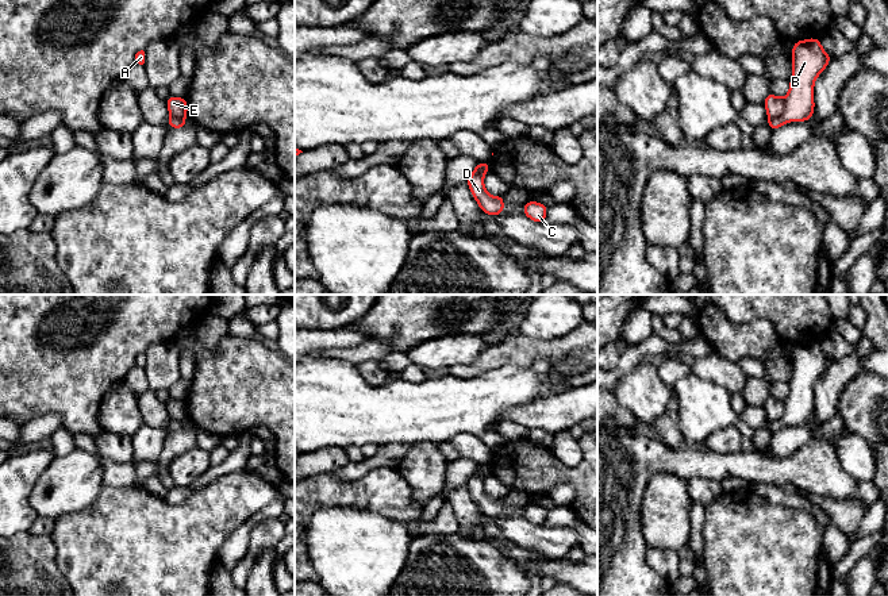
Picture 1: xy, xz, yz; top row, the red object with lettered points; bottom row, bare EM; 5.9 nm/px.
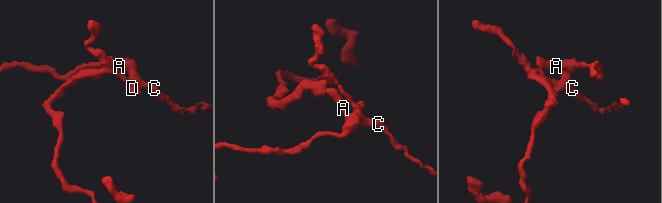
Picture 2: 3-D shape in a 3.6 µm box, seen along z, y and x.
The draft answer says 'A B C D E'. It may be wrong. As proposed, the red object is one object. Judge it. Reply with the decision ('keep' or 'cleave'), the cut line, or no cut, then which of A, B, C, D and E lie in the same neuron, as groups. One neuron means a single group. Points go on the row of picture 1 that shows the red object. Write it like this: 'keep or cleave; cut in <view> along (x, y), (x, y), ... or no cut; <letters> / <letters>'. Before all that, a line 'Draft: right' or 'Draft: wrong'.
Draft: wrong
cleave; cut in yz along (784, 99), (784, 110), (779, 115), (768, 118); A B C D / E

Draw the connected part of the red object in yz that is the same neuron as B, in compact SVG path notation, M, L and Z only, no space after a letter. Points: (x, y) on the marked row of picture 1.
M819 38L796 41L792 51L793 73L789 92L784 97L784 112L777 118L768 118L769 128L777 130L784 123L808 122L815 109L814 84L833 57L822 47Z

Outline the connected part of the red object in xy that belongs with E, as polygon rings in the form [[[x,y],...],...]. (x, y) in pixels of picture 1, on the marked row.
[[[170,95],[166,100],[166,107],[172,116],[182,118],[188,115],[188,103],[187,97],[176,97]]]

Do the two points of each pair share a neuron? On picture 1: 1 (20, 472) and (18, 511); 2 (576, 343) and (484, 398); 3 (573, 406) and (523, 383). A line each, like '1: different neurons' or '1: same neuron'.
1: same neuron
2: different neurons
3: different neurons

